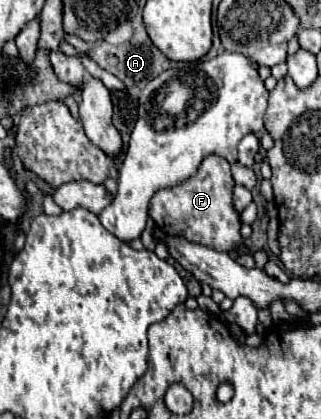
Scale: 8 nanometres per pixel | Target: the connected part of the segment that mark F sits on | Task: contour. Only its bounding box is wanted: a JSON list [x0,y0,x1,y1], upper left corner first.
[150,155,242,253]

